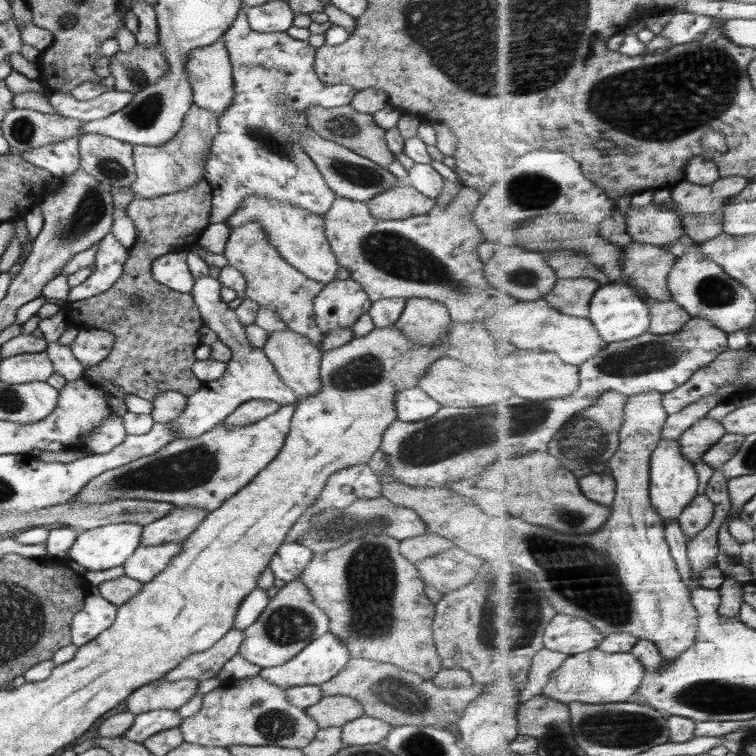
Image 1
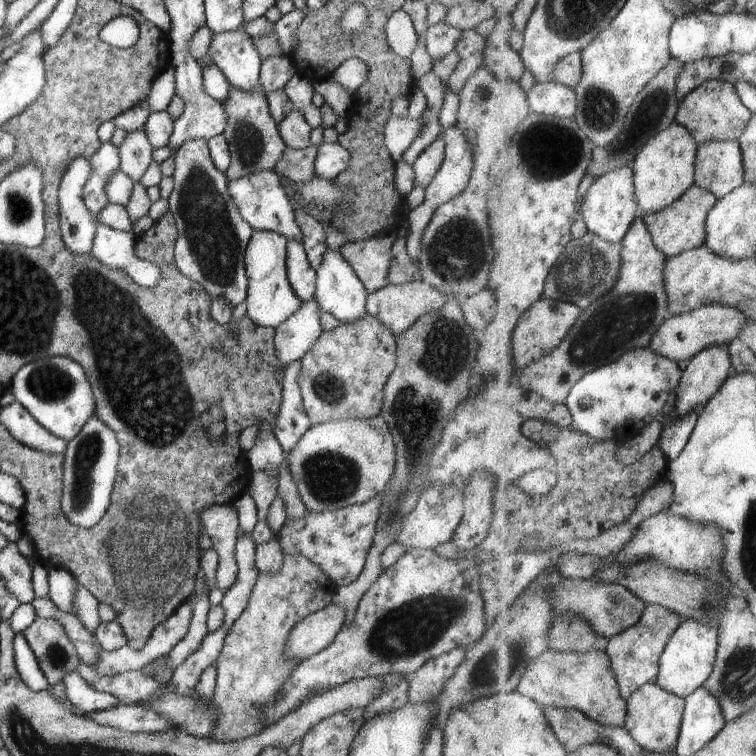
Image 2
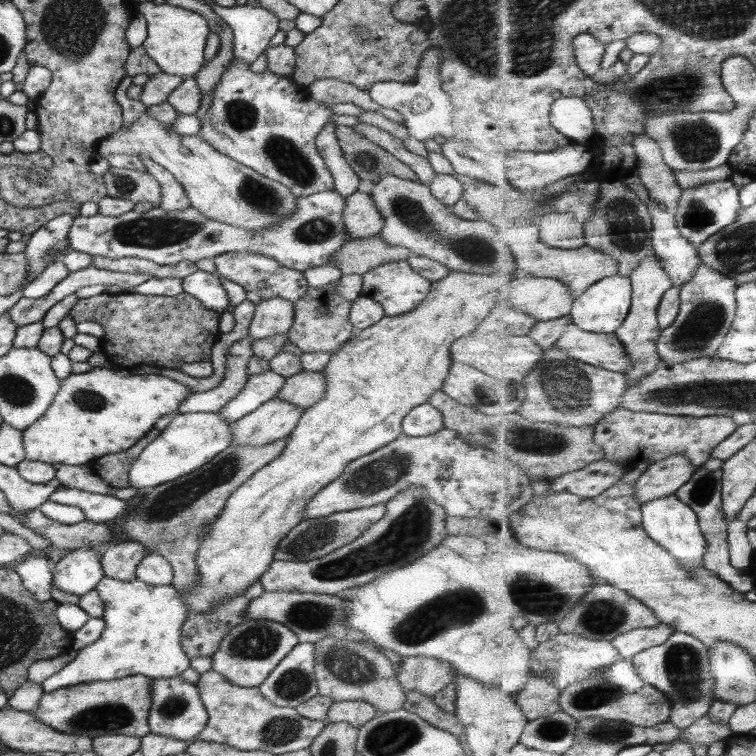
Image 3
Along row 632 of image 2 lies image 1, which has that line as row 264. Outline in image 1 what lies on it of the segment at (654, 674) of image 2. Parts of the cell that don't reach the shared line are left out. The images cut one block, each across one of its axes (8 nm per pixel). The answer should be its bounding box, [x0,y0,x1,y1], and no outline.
[623,241,678,301]

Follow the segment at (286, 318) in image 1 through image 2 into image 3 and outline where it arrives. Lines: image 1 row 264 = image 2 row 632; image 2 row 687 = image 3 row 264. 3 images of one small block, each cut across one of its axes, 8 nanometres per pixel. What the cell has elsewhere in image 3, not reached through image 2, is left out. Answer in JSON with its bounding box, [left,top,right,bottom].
[213,251,309,304]

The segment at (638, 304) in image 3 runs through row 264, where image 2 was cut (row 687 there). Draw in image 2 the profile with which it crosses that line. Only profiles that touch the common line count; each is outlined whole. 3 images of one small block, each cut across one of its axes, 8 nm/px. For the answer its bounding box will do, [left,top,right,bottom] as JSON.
[624,679,687,753]

